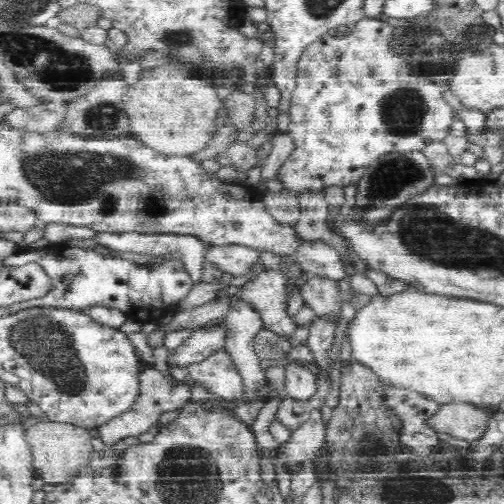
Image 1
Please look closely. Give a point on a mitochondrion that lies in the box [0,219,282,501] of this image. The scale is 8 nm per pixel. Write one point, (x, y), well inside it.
(46, 344)

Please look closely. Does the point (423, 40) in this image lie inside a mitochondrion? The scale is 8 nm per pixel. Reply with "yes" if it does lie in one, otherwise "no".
yes

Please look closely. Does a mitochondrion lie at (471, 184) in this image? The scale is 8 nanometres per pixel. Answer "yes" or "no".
no

